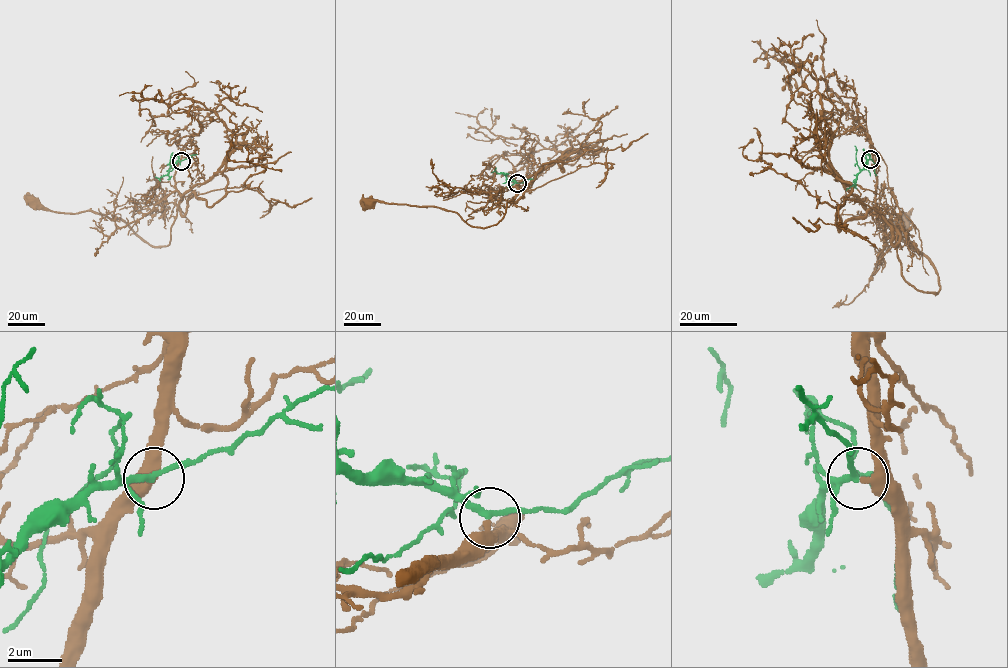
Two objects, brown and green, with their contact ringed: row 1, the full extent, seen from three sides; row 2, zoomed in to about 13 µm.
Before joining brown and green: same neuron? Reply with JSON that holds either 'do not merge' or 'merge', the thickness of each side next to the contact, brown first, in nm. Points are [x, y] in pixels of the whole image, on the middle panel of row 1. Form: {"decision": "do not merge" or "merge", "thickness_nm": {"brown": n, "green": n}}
{"decision": "merge", "thickness_nm": {"brown": 360, "green": 200}}

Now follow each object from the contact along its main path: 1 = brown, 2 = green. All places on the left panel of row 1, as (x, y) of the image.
1: (181, 161), (174, 175), (181, 202), (165, 246), (148, 244), (121, 218), (34, 205)
2: (181, 161), (175, 162), (167, 174), (155, 176)

